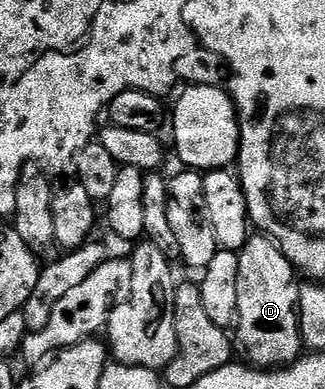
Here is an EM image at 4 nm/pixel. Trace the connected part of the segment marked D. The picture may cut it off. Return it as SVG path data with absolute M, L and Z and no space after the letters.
M250 233L237 255L239 260L239 304L235 346L245 353L244 361L258 368L280 368L302 357L301 333L297 323L298 287L293 287L295 268L283 256L277 243L268 234Z

